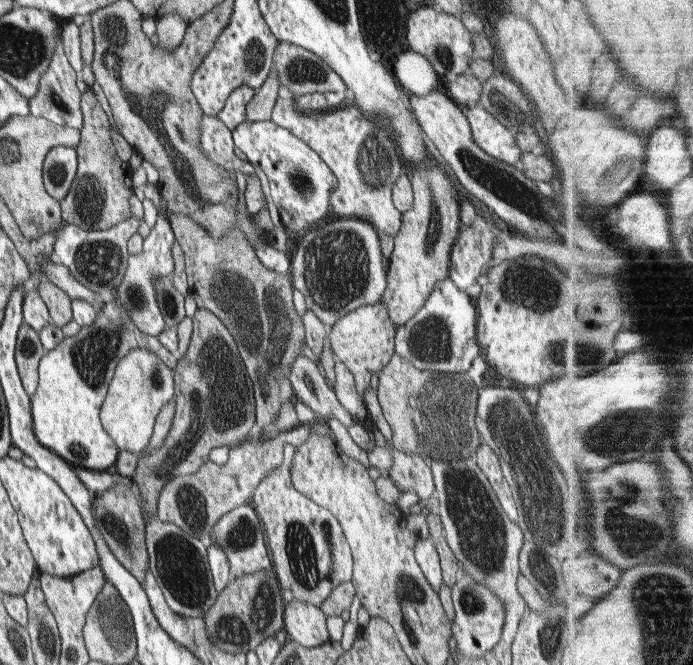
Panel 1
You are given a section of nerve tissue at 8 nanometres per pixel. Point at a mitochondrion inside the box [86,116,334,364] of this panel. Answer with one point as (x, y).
(274, 300)

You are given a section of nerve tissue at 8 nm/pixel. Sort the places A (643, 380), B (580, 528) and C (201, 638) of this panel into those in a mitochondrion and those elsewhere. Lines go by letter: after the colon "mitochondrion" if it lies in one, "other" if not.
A: other
B: mitochondrion
C: mitochondrion

